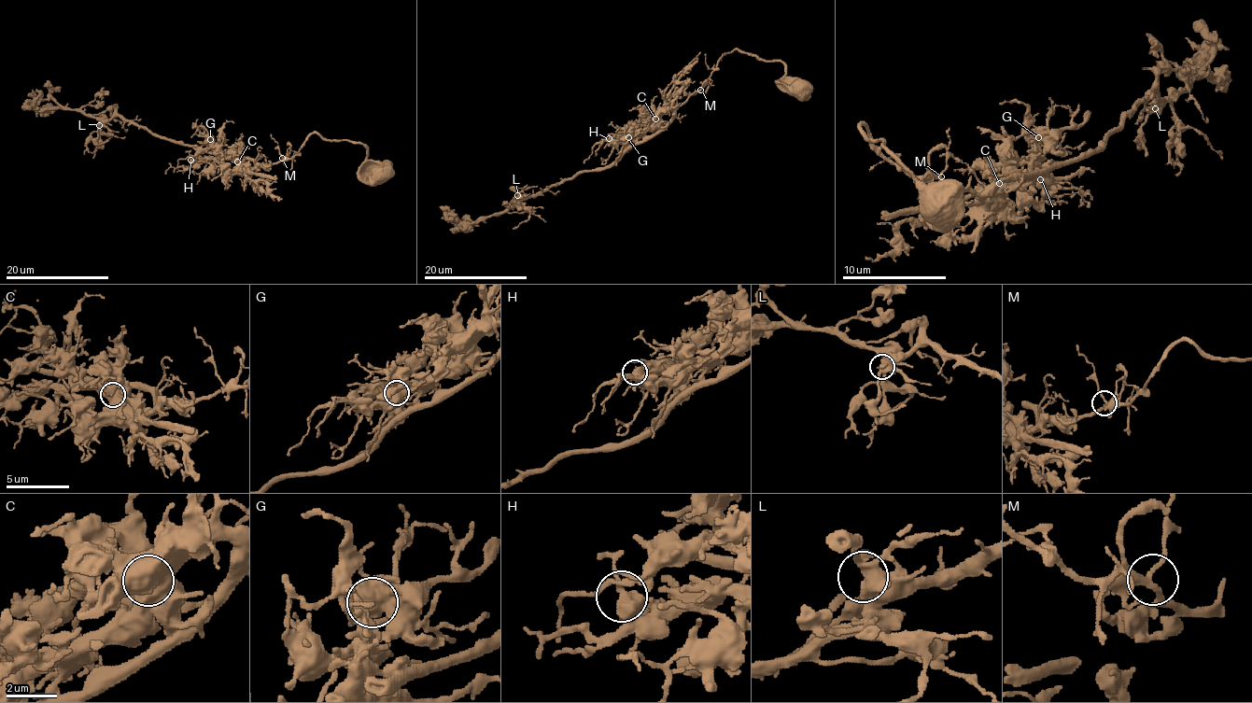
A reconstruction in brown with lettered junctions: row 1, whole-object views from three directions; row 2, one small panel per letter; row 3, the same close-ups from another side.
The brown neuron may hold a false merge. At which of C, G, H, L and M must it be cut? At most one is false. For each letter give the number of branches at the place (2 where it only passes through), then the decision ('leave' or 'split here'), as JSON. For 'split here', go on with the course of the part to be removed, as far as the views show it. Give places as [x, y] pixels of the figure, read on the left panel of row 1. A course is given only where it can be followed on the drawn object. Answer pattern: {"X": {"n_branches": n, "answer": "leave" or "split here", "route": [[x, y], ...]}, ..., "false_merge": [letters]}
{"C": {"n_branches": 3, "answer": "split here", "route": [[237, 162], [249, 171], [276, 179]]}, "G": {"n_branches": 3, "answer": "leave"}, "H": {"n_branches": 4, "answer": "leave"}, "L": {"n_branches": 3, "answer": "leave"}, "M": {"n_branches": 3, "answer": "leave"}, "false_merge": ["C"]}

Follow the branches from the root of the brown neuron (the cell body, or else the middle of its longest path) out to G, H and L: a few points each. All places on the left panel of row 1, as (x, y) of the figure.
G: (381, 173), (362, 144), (330, 140), (316, 133), (291, 158), (259, 167), (243, 167), (227, 158), (210, 139)
H: (381, 173), (362, 144), (330, 140), (316, 133), (291, 158), (259, 167), (243, 167), (232, 160), (190, 160)
L: (381, 173), (362, 144), (316, 133), (291, 158), (238, 167), (220, 153), (161, 139), (118, 116), (99, 125)

